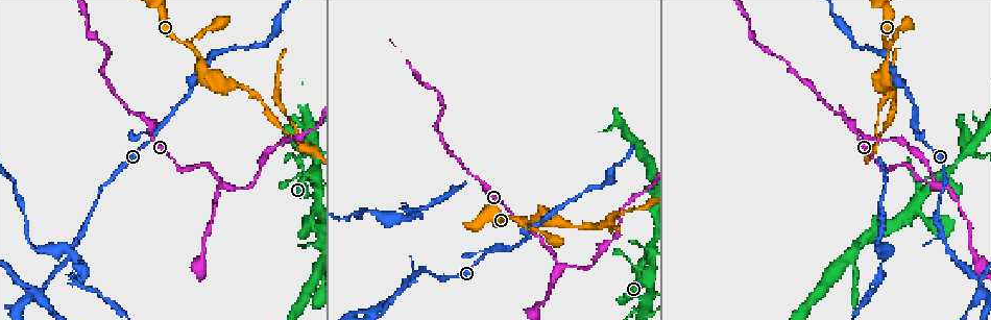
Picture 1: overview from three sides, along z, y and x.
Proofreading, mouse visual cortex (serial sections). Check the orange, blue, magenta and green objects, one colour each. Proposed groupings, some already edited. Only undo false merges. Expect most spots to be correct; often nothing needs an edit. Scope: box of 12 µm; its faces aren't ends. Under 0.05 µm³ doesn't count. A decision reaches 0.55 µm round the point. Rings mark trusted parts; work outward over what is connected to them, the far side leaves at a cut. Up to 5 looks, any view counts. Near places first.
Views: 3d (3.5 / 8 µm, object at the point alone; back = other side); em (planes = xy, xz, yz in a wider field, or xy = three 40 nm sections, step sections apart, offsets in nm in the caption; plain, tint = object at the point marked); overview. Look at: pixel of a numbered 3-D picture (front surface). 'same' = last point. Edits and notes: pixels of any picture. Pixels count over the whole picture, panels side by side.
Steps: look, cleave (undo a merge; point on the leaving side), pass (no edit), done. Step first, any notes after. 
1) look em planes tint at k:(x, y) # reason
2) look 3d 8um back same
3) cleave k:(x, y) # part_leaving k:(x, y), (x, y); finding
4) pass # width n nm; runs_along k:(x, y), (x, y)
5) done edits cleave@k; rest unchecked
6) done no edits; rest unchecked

look 3d 3.5um at 1:(557, 263) # arms part here

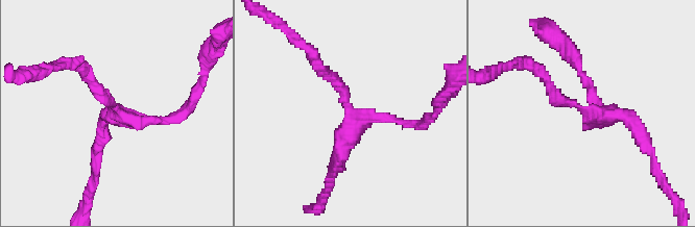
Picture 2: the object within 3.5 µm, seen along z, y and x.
look em xy step 1 tint at 2:(583, 110) # arms 3; arm_widths 100, 150, 250 nm; shape alone is not enough

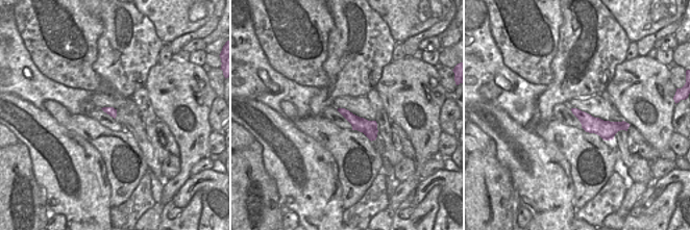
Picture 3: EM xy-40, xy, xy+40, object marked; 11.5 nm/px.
pass # width 160 nm; runs_along 2:(538, 67), (560, 99), (638, 130); continuous, no second cell

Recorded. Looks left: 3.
look 3d 3.5um at 1:(891, 41)

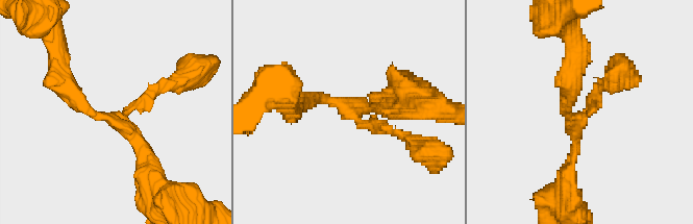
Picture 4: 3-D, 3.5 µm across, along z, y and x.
look em xy step 3 tint at 4:(118, 121) # arms 3; arm_widths 150, 150, 300 nm

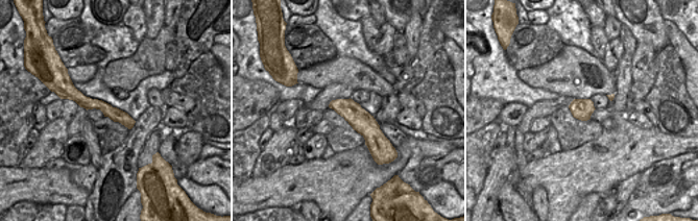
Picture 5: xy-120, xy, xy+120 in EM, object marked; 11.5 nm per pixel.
pass # width 260 nm; runs_along 5:(73, 97), (100, 104), (131, 122); continuous, no second cell

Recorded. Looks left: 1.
done no edits; rest unchecked

